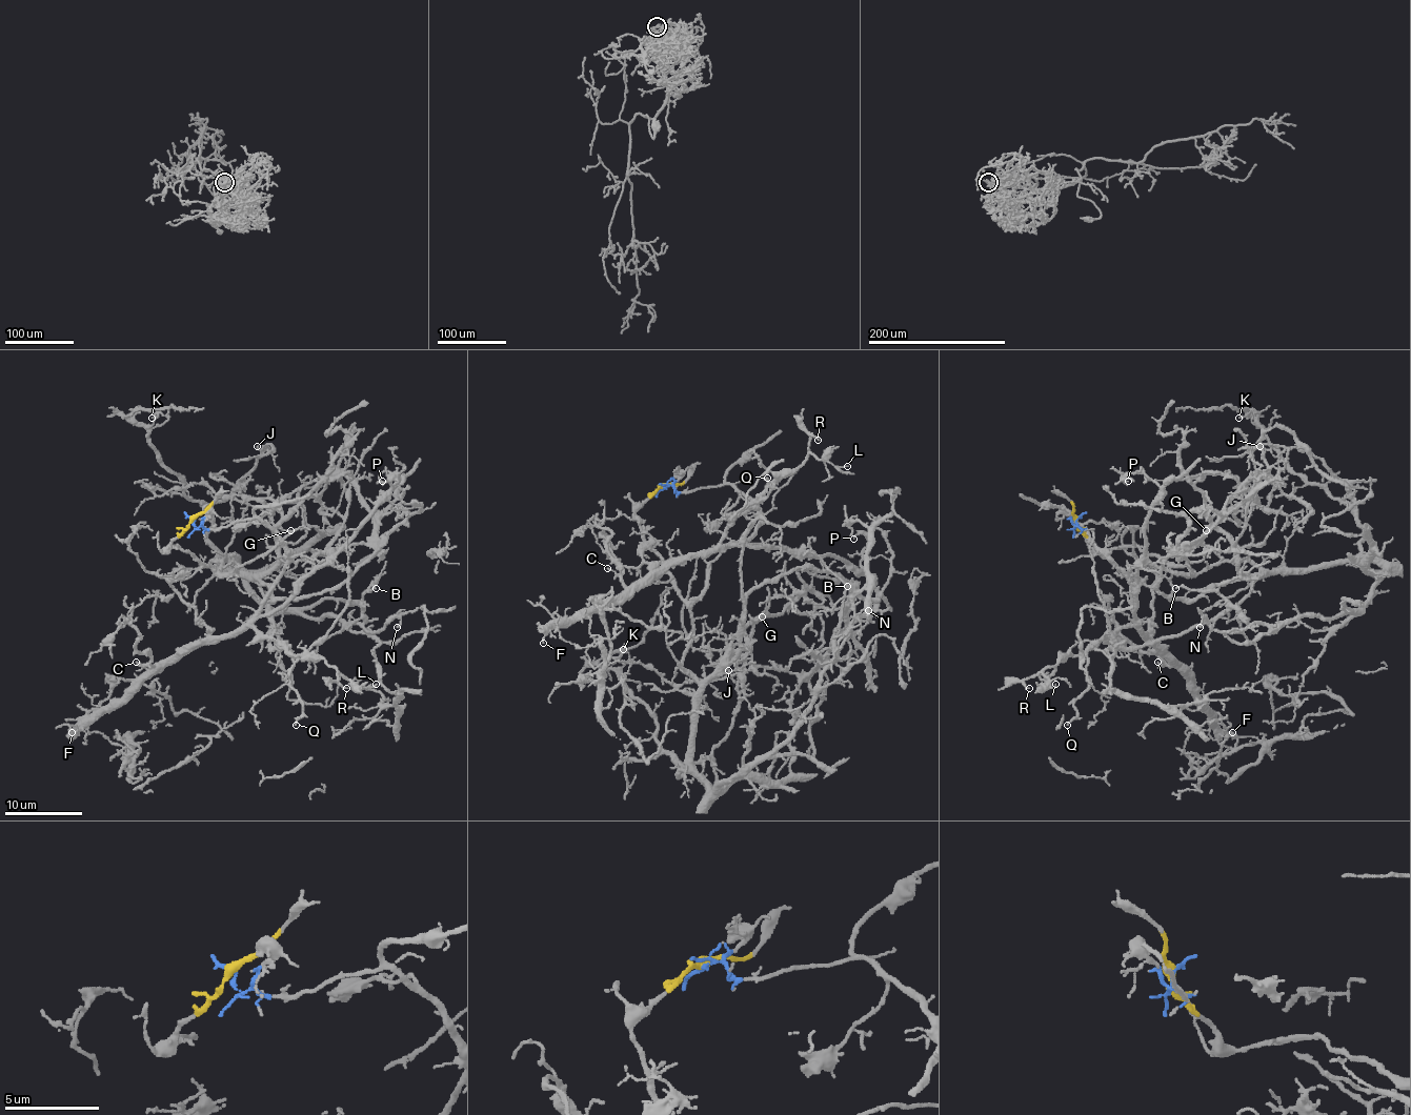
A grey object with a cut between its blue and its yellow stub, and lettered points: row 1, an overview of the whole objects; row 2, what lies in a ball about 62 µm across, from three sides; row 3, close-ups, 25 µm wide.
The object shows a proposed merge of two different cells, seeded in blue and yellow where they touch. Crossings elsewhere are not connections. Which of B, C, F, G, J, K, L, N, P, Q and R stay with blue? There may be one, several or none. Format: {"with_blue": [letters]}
{"with_blue": ["C", "F", "L", "P", "Q", "R"]}

